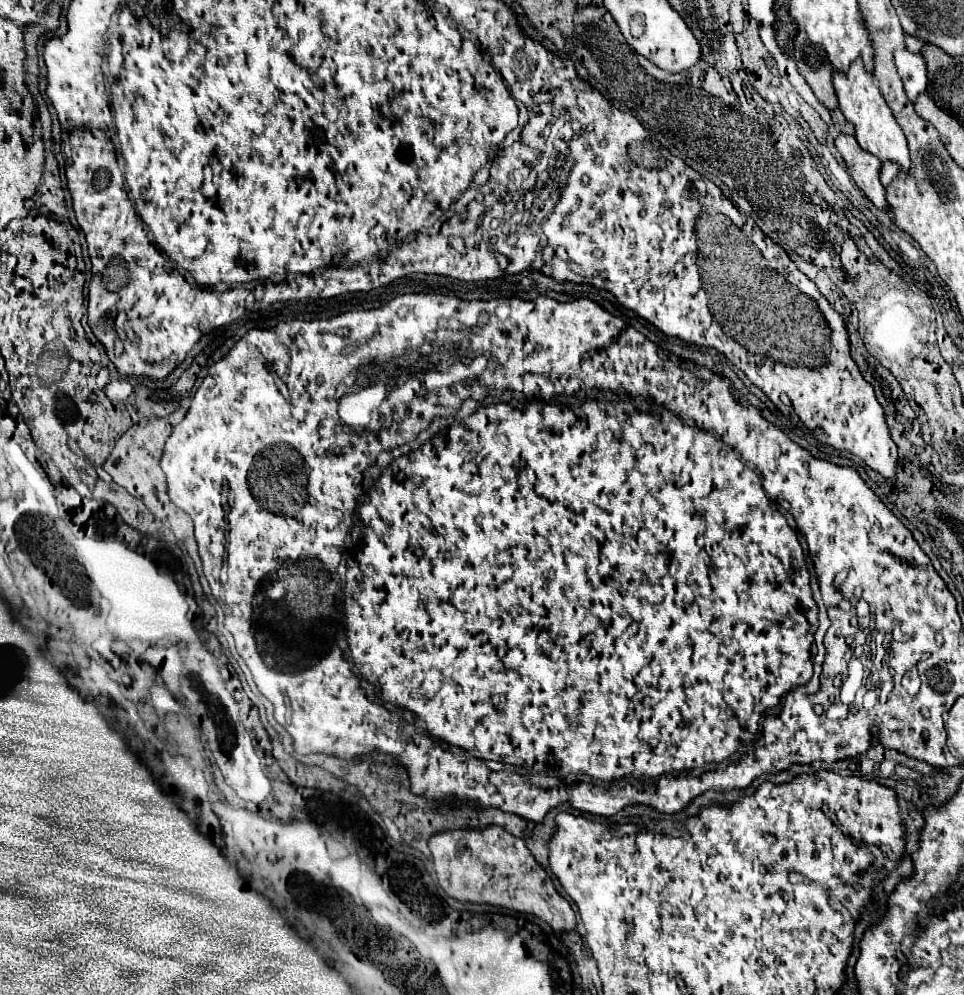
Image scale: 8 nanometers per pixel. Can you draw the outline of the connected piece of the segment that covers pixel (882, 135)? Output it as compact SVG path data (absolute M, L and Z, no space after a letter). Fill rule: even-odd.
M855 59L849 67L849 71L841 73L841 71L835 71L833 73L833 87L835 87L835 93L837 93L837 99L839 99L839 109L843 111L845 119L851 121L855 125L855 139L857 143L877 155L881 161L887 161L887 159L893 159L899 163L901 169L909 169L909 149L907 149L907 139L903 135L903 129L899 127L893 111L889 109L887 101L883 99L881 95L881 89L875 81L875 77L865 69L863 65L863 59Z

